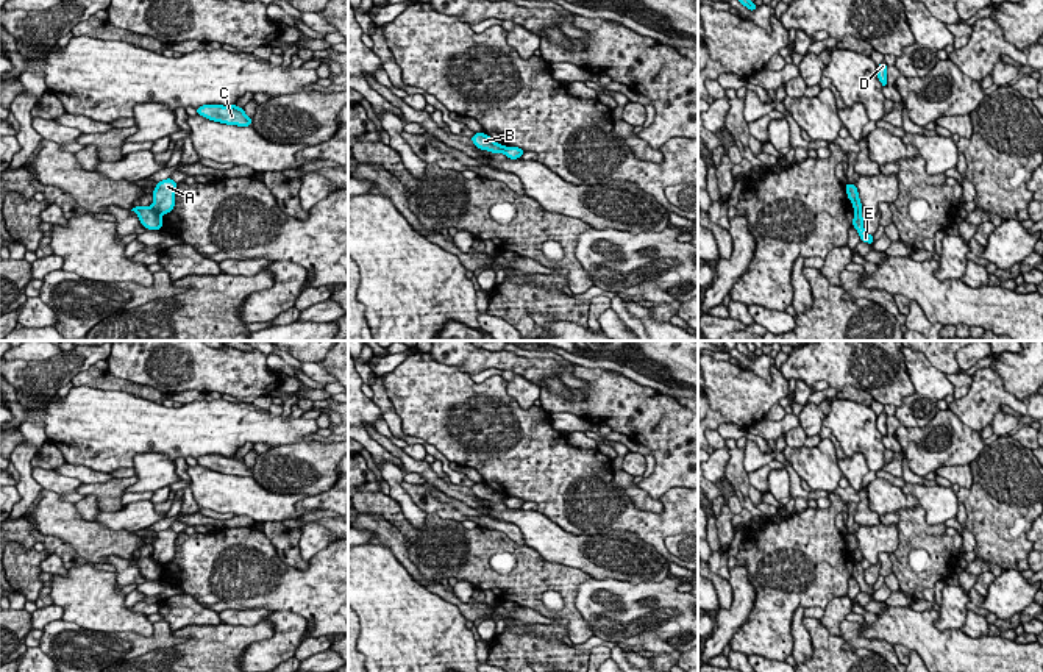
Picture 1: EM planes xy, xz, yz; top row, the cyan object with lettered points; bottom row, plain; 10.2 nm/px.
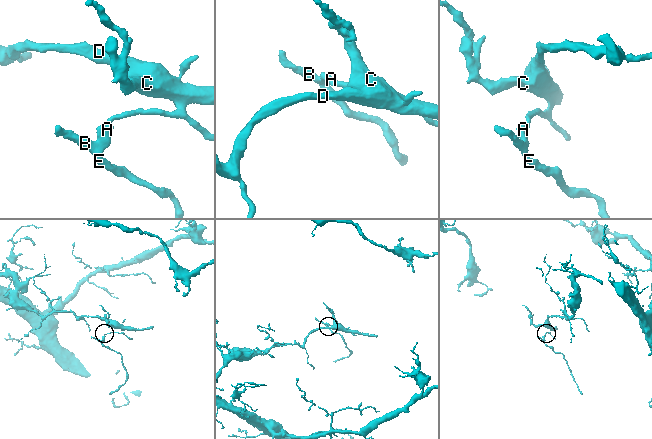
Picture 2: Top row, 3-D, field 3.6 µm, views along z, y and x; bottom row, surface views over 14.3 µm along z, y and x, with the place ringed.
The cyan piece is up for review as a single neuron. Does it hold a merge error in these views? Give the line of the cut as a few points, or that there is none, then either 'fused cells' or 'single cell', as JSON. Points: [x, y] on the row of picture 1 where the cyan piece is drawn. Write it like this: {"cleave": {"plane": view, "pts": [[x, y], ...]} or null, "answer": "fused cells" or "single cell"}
{"cleave": {"plane": "xy", "pts": [[150, 207], [160, 216]]}, "answer": "fused cells"}

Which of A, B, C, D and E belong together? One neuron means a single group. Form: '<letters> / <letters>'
A C D / B E

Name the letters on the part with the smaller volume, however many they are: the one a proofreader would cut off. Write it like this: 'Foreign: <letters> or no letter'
Foreign: B, E

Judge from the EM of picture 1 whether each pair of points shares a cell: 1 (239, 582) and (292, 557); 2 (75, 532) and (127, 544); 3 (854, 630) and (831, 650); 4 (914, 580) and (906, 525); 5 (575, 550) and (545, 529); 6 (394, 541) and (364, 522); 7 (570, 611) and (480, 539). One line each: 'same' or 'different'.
1: different
2: same
3: different
4: same
5: same
6: same
7: same

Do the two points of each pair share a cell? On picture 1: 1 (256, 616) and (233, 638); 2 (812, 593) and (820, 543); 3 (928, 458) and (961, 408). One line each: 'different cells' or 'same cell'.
1: different cells
2: same cell
3: different cells

